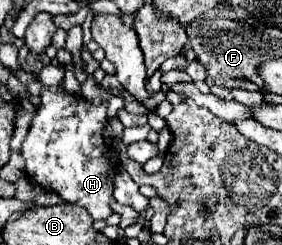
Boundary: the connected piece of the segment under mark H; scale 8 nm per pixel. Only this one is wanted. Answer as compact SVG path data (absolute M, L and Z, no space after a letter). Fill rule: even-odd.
M63 86L43 88L41 100L21 148L27 176L41 188L57 192L65 202L77 202L95 220L105 220L111 214L109 200L113 196L113 176L117 170L117 158L103 140L107 104L91 104L81 96L71 96Z

